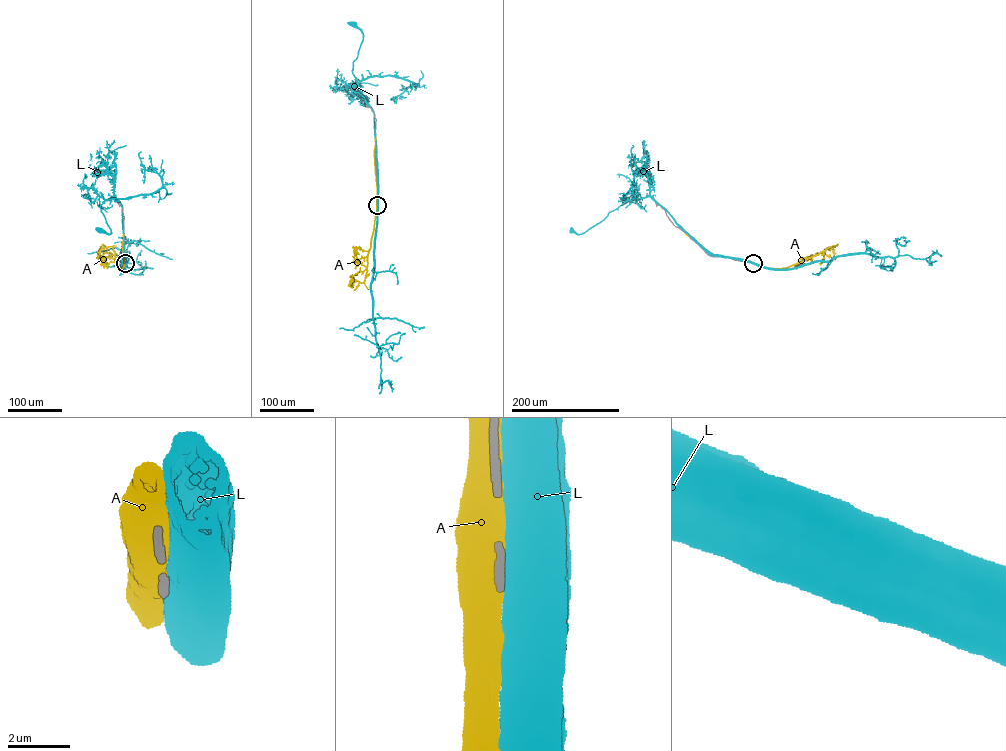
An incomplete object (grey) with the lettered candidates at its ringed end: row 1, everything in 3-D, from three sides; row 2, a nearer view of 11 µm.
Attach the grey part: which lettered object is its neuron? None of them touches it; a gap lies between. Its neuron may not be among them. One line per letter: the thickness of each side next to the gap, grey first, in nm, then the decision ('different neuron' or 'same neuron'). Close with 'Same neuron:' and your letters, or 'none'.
A: 190 nm thick on the grey side, 750 nm on the other; different neuron
L: 190 nm thick on the grey side, 700 nm on the other; different neuron
Same neuron: none

